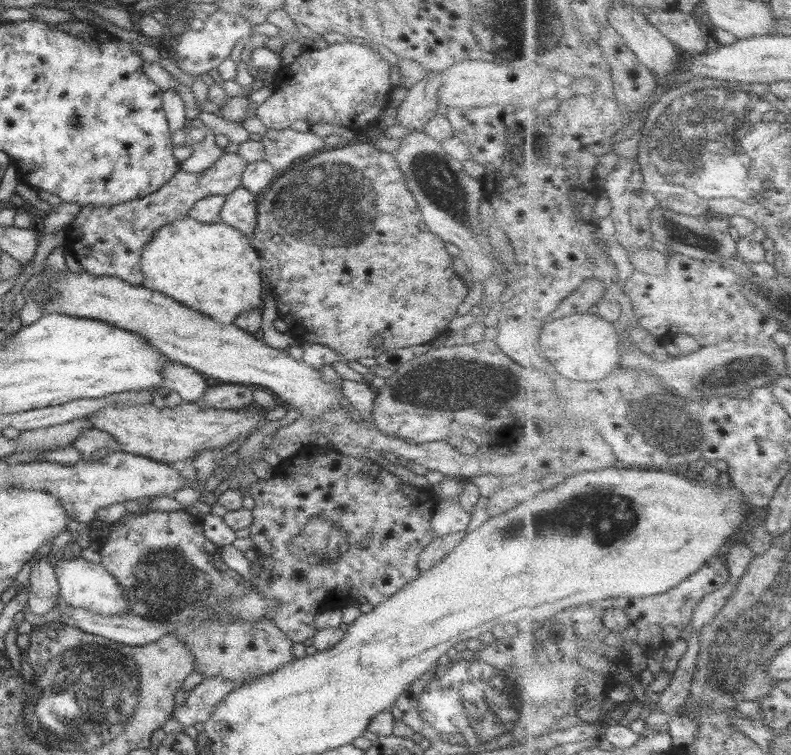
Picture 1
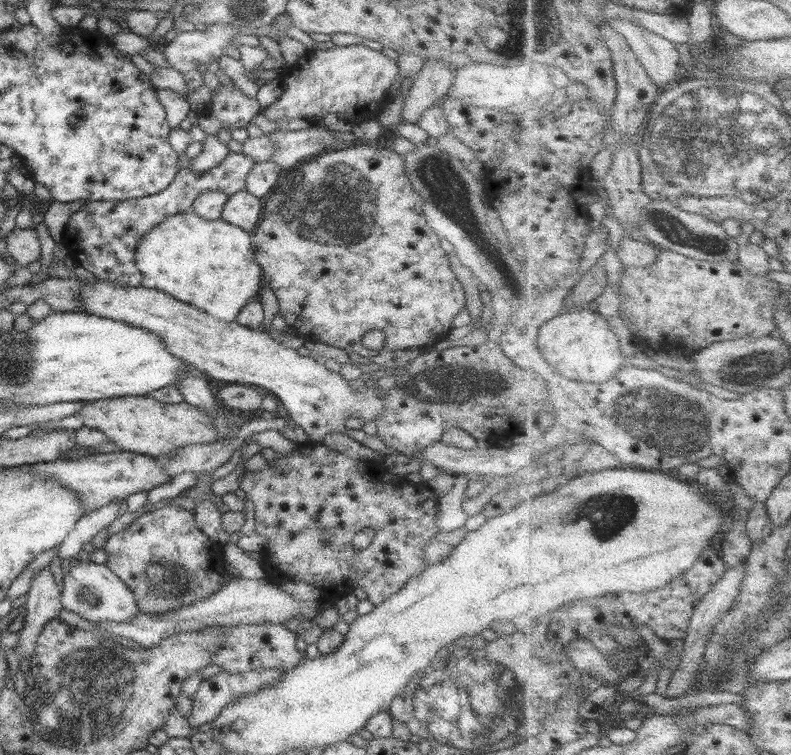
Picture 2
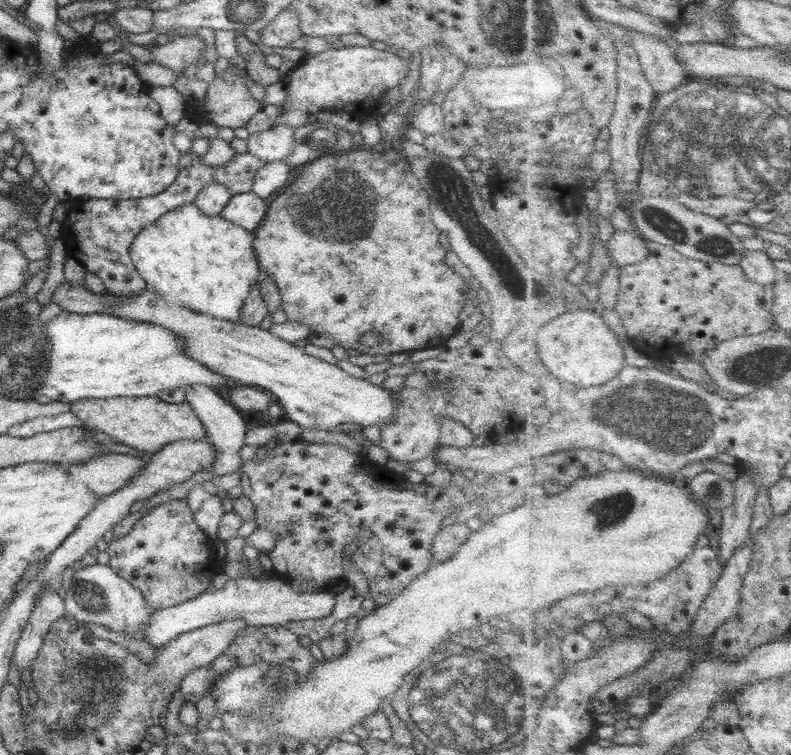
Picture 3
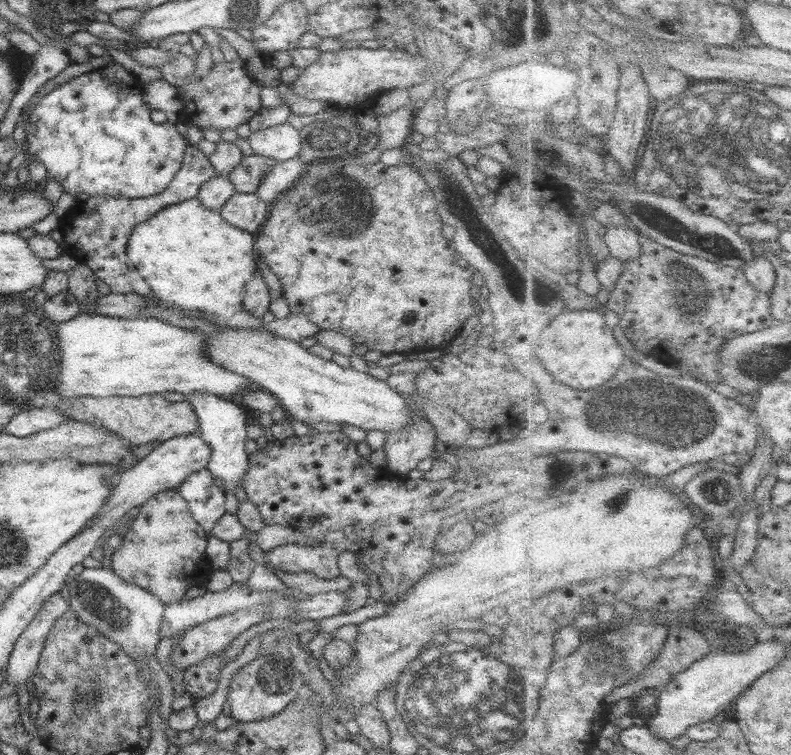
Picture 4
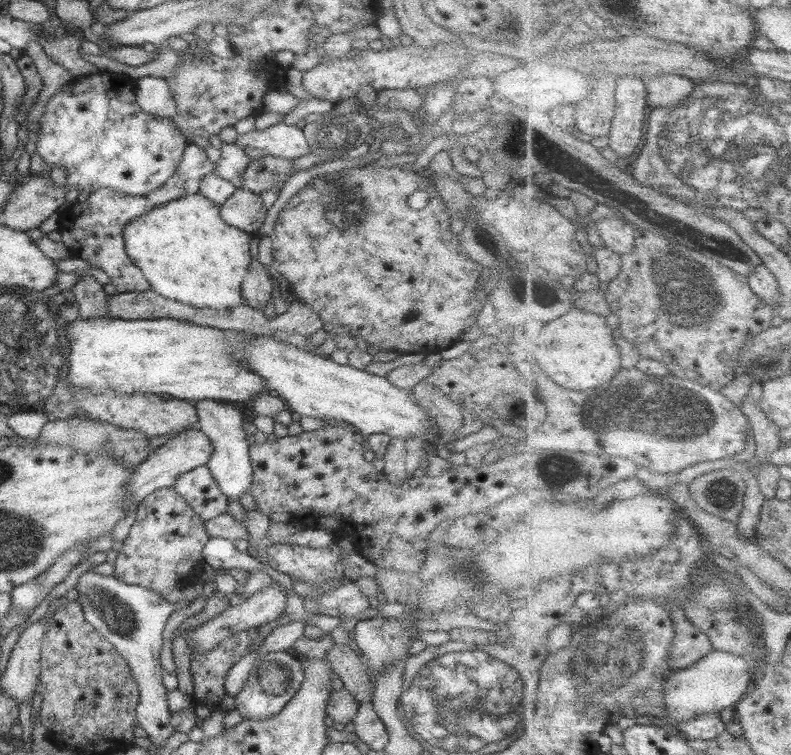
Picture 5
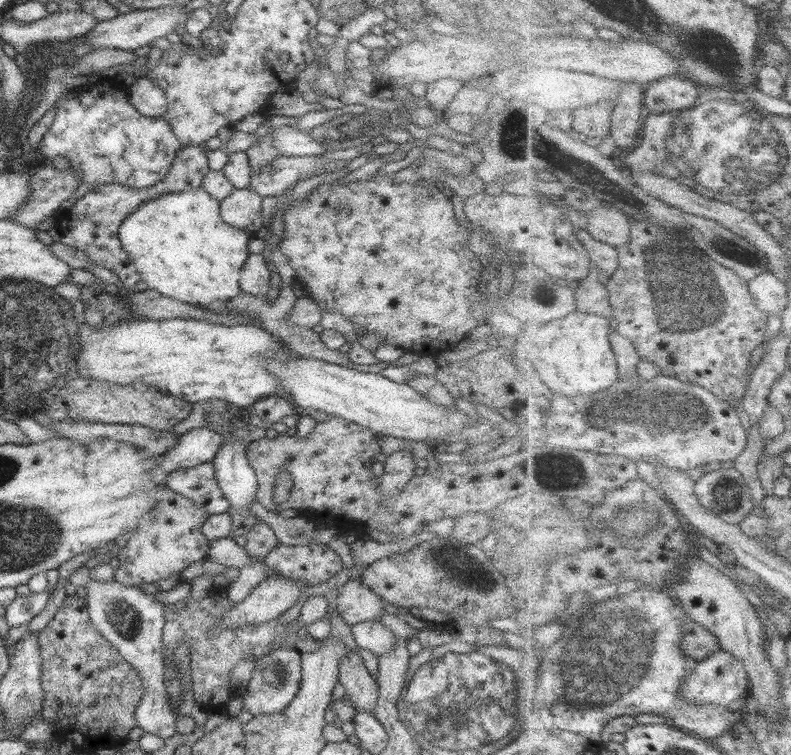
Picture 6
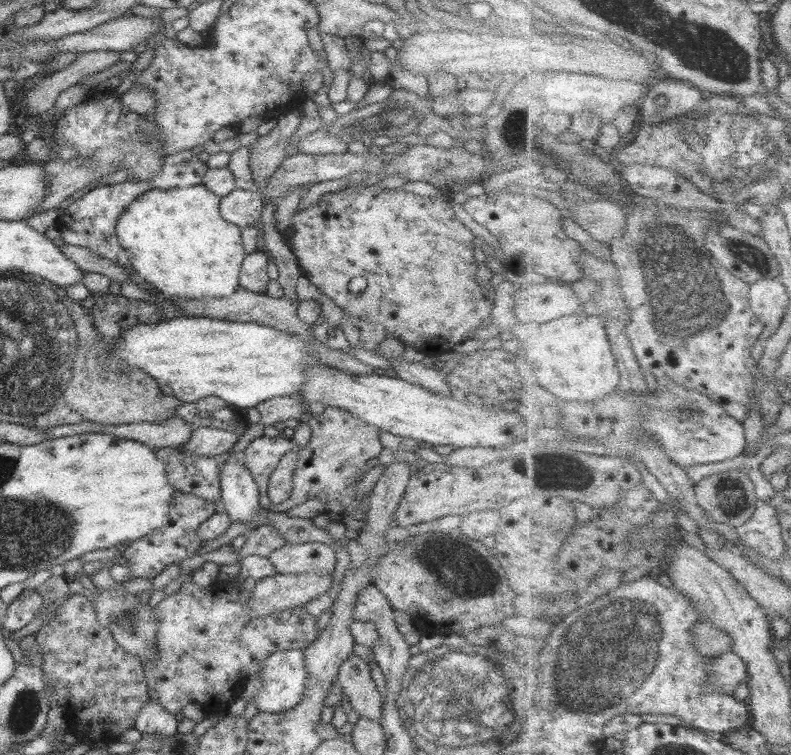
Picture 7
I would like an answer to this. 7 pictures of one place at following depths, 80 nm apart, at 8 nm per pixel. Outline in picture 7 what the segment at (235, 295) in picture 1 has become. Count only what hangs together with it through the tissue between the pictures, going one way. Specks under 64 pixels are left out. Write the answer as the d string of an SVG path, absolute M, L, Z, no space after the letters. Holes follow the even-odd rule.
M195 185L194 187L187 187L183 189L171 189L167 191L161 191L158 189L152 189L141 195L141 197L135 198L131 204L127 205L127 208L121 213L121 216L116 220L115 236L121 248L126 252L127 258L134 268L134 271L144 280L145 283L150 283L153 288L156 288L160 294L164 294L168 298L178 297L187 299L197 298L224 298L226 299L230 294L233 294L238 289L238 276L239 269L243 259L246 257L246 253L243 251L241 245L241 238L239 237L239 227L233 224L229 224L226 220L221 218L218 211L219 198L214 196L211 192L207 191L207 188L201 185Z

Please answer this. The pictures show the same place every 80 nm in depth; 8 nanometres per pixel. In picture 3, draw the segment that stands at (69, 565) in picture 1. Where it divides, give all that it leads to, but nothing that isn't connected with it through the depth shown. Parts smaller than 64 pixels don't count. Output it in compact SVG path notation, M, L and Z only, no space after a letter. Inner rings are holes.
M99 563L86 567L74 567L71 588L62 598L65 614L85 624L105 626L113 632L126 634L129 638L144 640L142 630L146 625L148 614L152 610L143 600L141 593L128 582L119 578L107 565Z

